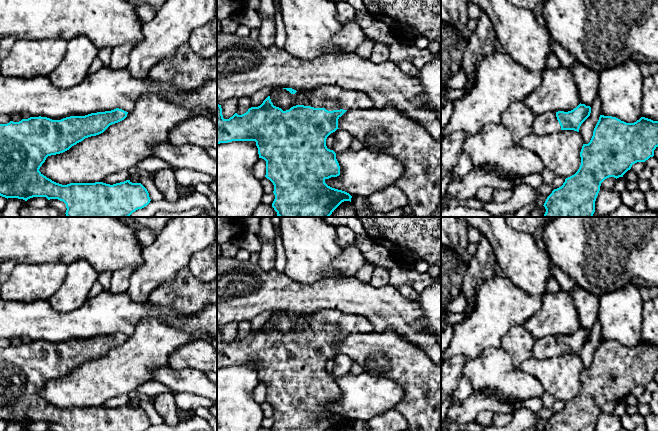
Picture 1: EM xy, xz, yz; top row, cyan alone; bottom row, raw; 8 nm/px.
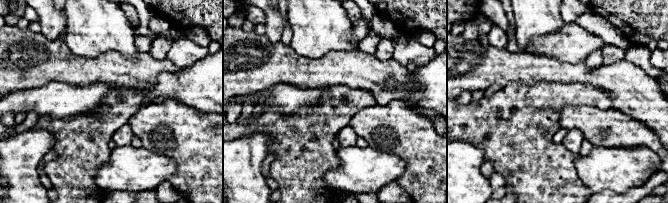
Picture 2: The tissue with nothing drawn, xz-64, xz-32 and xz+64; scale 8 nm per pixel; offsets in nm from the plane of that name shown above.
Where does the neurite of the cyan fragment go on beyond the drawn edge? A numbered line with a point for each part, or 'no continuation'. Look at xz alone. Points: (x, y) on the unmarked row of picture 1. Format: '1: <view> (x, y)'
1: xz (331, 322)

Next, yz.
1: yz (544, 348)

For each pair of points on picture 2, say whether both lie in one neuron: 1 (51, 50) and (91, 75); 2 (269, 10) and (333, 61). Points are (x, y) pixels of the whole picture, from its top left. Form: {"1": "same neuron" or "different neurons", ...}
{"1": "same neuron", "2": "different neurons"}

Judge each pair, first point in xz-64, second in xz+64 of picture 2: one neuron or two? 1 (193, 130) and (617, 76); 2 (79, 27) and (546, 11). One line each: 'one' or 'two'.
1: two
2: one

